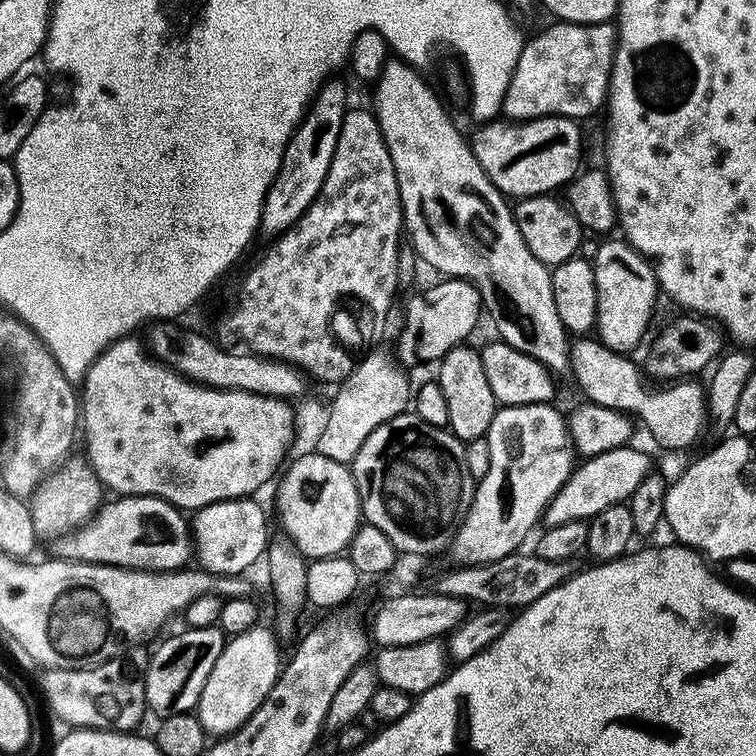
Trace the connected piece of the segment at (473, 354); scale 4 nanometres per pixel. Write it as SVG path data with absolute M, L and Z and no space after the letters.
M454 347L438 361L438 368L440 368L438 383L446 398L448 428L459 440L465 442L487 437L490 422L498 407L494 390L490 390L490 382L486 382L486 370L482 367L480 353L475 347L473 349L468 347Z

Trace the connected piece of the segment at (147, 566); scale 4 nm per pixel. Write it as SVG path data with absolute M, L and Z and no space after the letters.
M121 496L101 504L88 523L81 525L58 540L59 555L66 560L77 560L87 564L105 564L119 568L137 568L143 572L174 572L194 556L194 541L190 531L190 520L181 509L161 496Z

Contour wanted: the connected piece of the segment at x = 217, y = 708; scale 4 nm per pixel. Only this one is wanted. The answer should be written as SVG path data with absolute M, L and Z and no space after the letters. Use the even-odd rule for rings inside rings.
M260 627L247 628L225 643L221 657L214 663L214 668L202 687L199 704L194 712L209 737L229 736L242 727L262 705L281 674L281 645L277 643L277 635L271 627Z

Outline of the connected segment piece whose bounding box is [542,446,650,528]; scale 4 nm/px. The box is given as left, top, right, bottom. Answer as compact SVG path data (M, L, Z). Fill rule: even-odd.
M632 447L615 448L597 456L589 456L583 461L581 468L580 465L573 467L568 481L548 503L548 509L542 517L543 523L552 528L568 522L589 521L602 510L606 510L606 506L631 500L634 490L638 490L640 483L650 475L647 454Z

